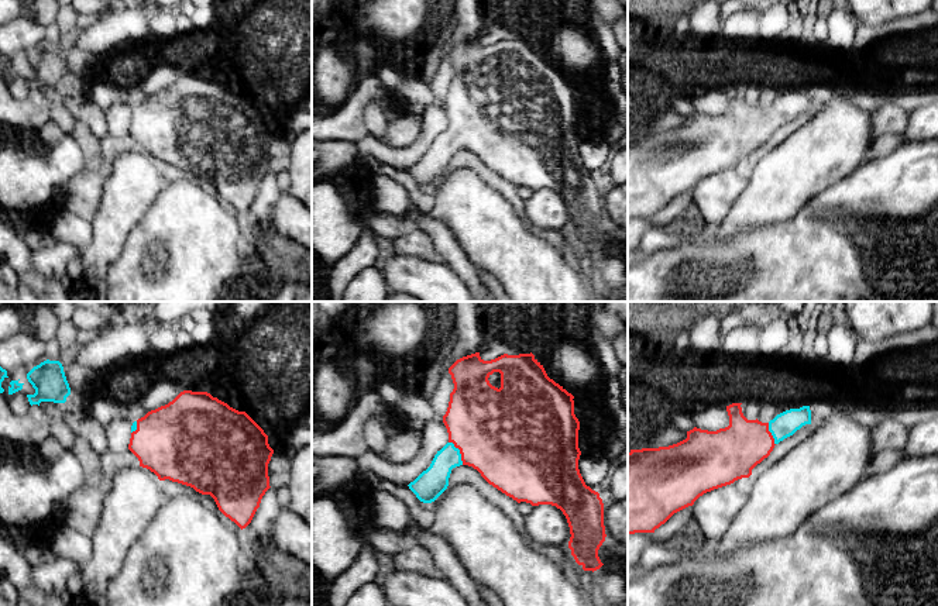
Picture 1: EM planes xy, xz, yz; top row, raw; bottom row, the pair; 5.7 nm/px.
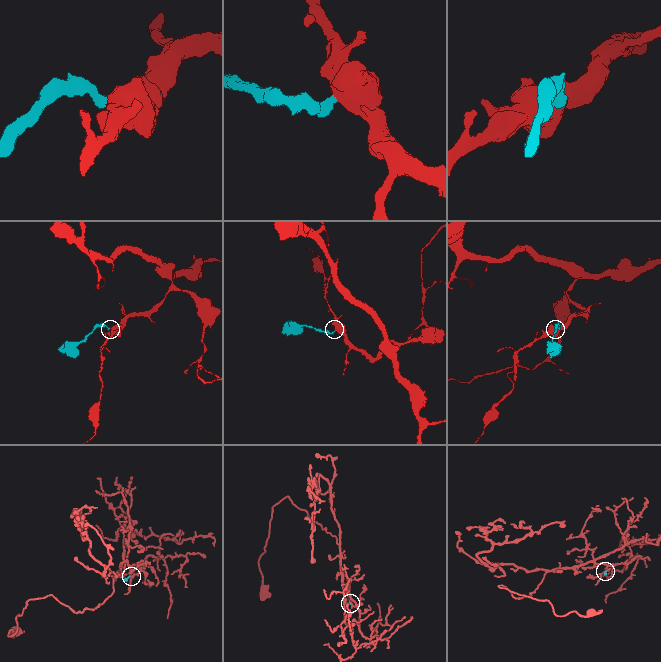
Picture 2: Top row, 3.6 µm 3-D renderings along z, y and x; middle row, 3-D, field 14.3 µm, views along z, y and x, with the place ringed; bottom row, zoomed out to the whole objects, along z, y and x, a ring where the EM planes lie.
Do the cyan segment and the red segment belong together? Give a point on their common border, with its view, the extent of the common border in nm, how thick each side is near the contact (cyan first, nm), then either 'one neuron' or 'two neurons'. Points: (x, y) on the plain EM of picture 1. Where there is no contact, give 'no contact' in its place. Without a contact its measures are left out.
contact xz (459, 137); length 160 nm; calibres 170 and 480 nm; one neuron

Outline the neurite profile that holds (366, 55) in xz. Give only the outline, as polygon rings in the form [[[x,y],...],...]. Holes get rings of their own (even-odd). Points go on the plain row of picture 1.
[[[354,39],[350,47],[350,58],[360,78],[375,75],[379,66],[381,49],[368,39]]]

